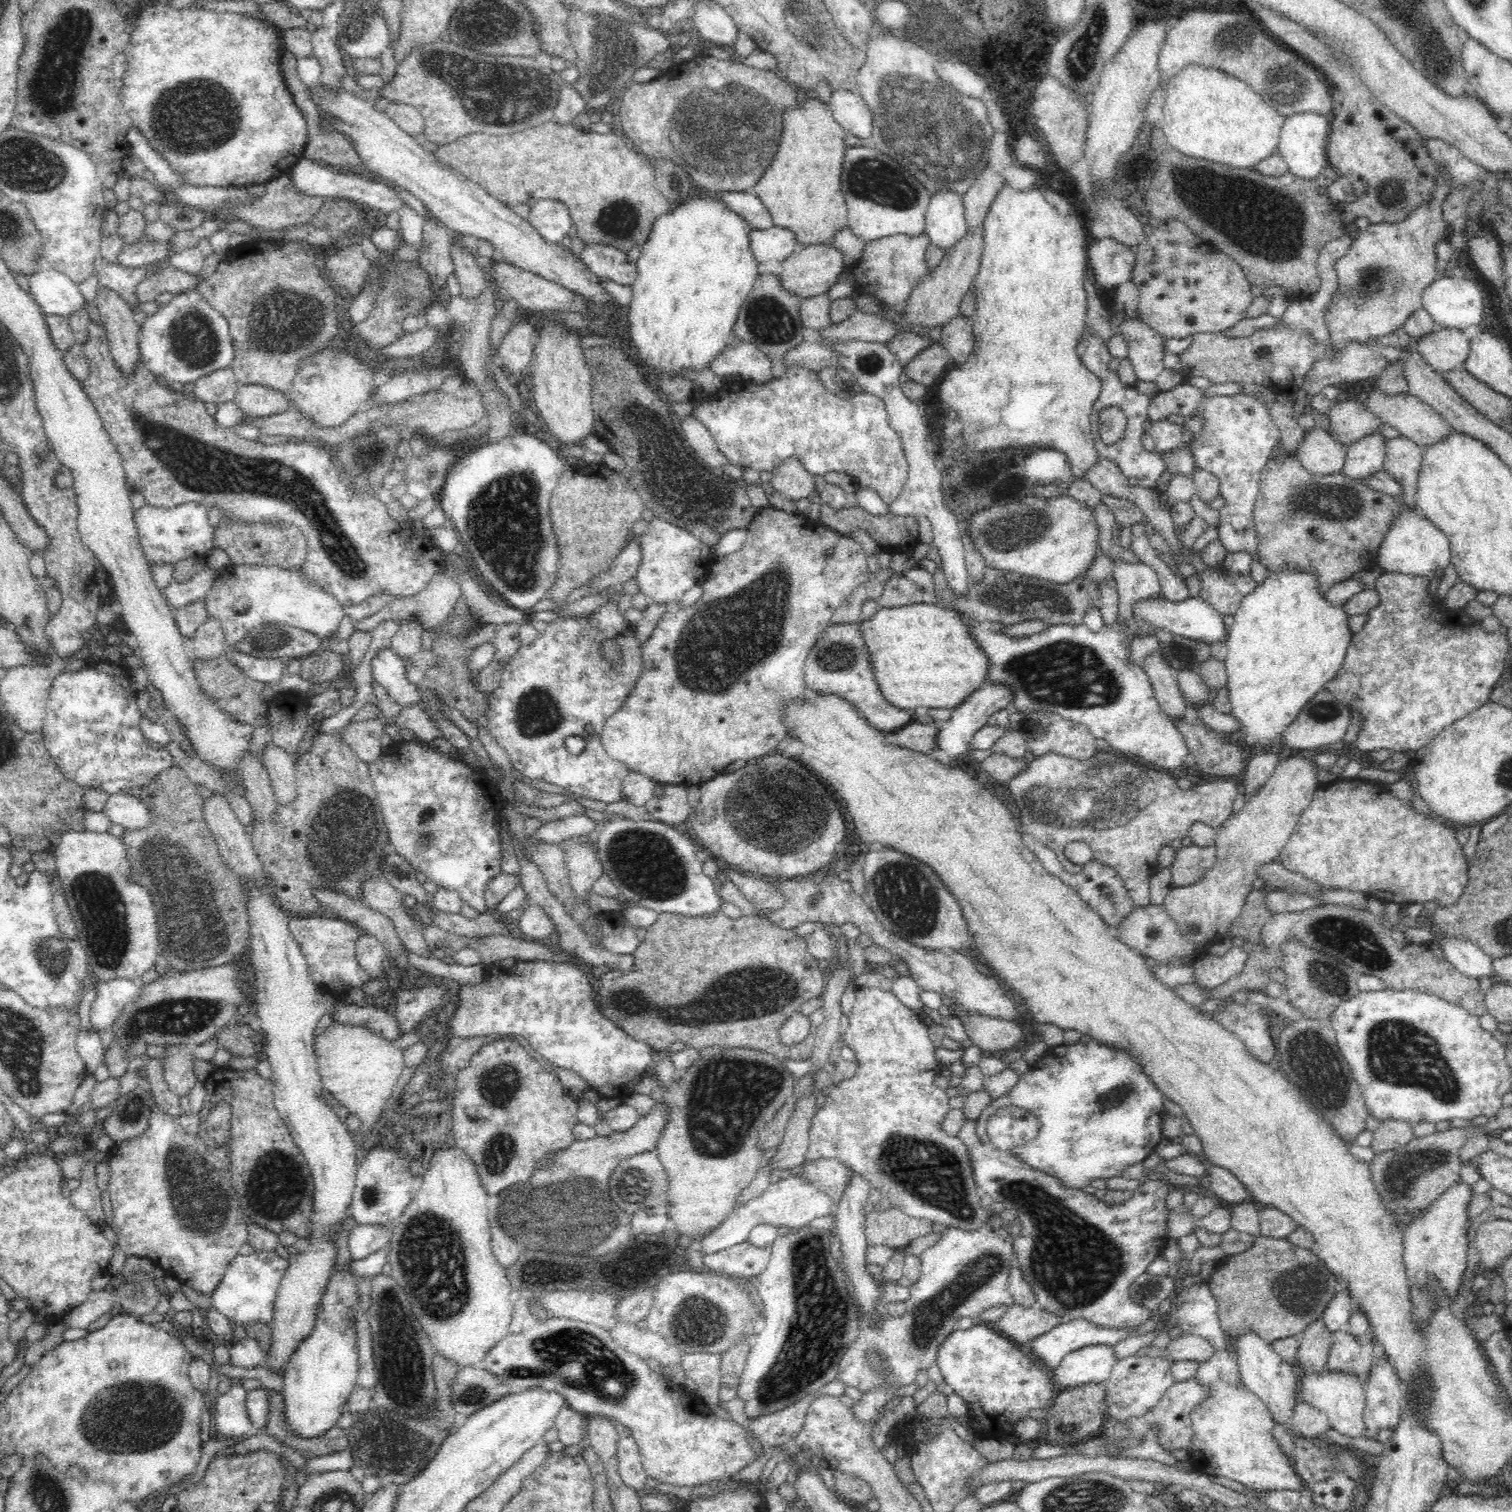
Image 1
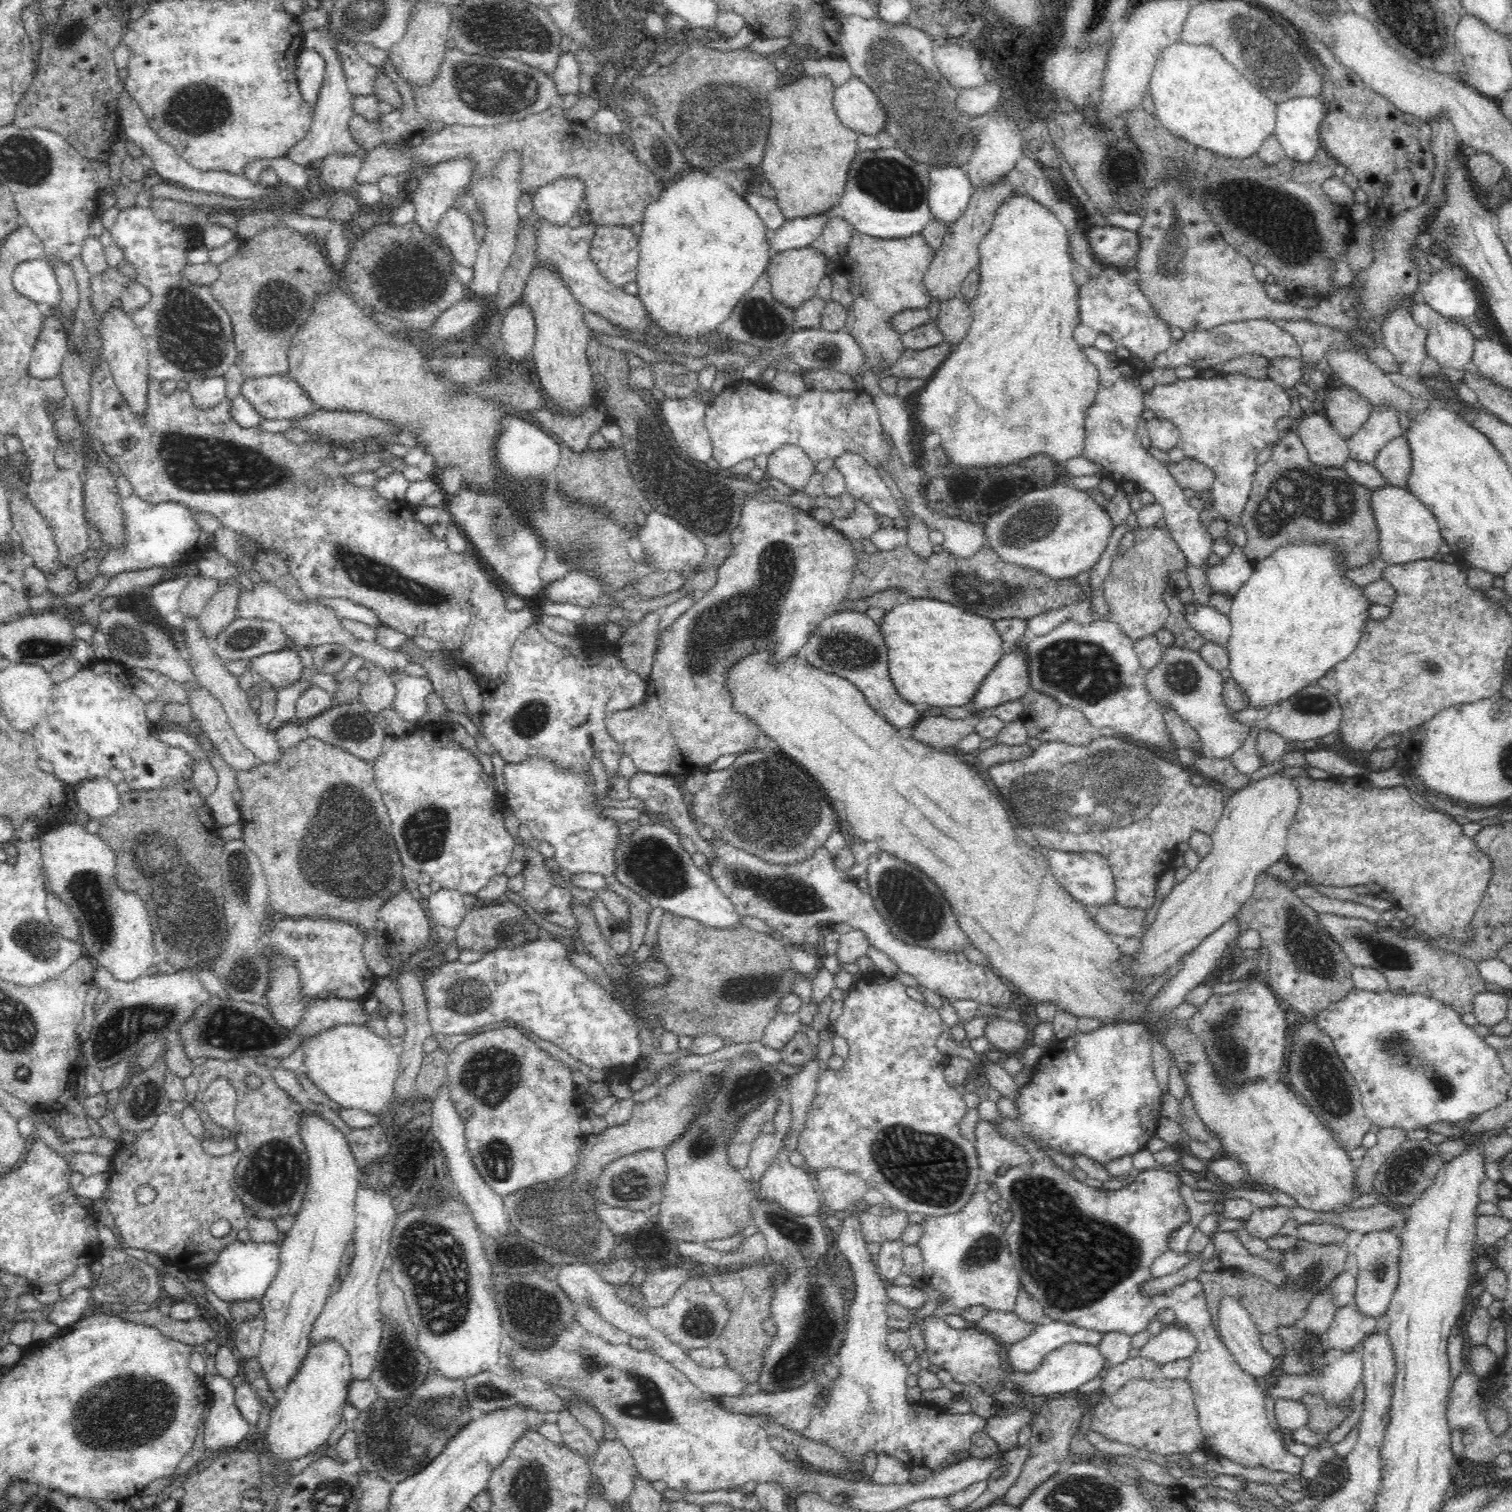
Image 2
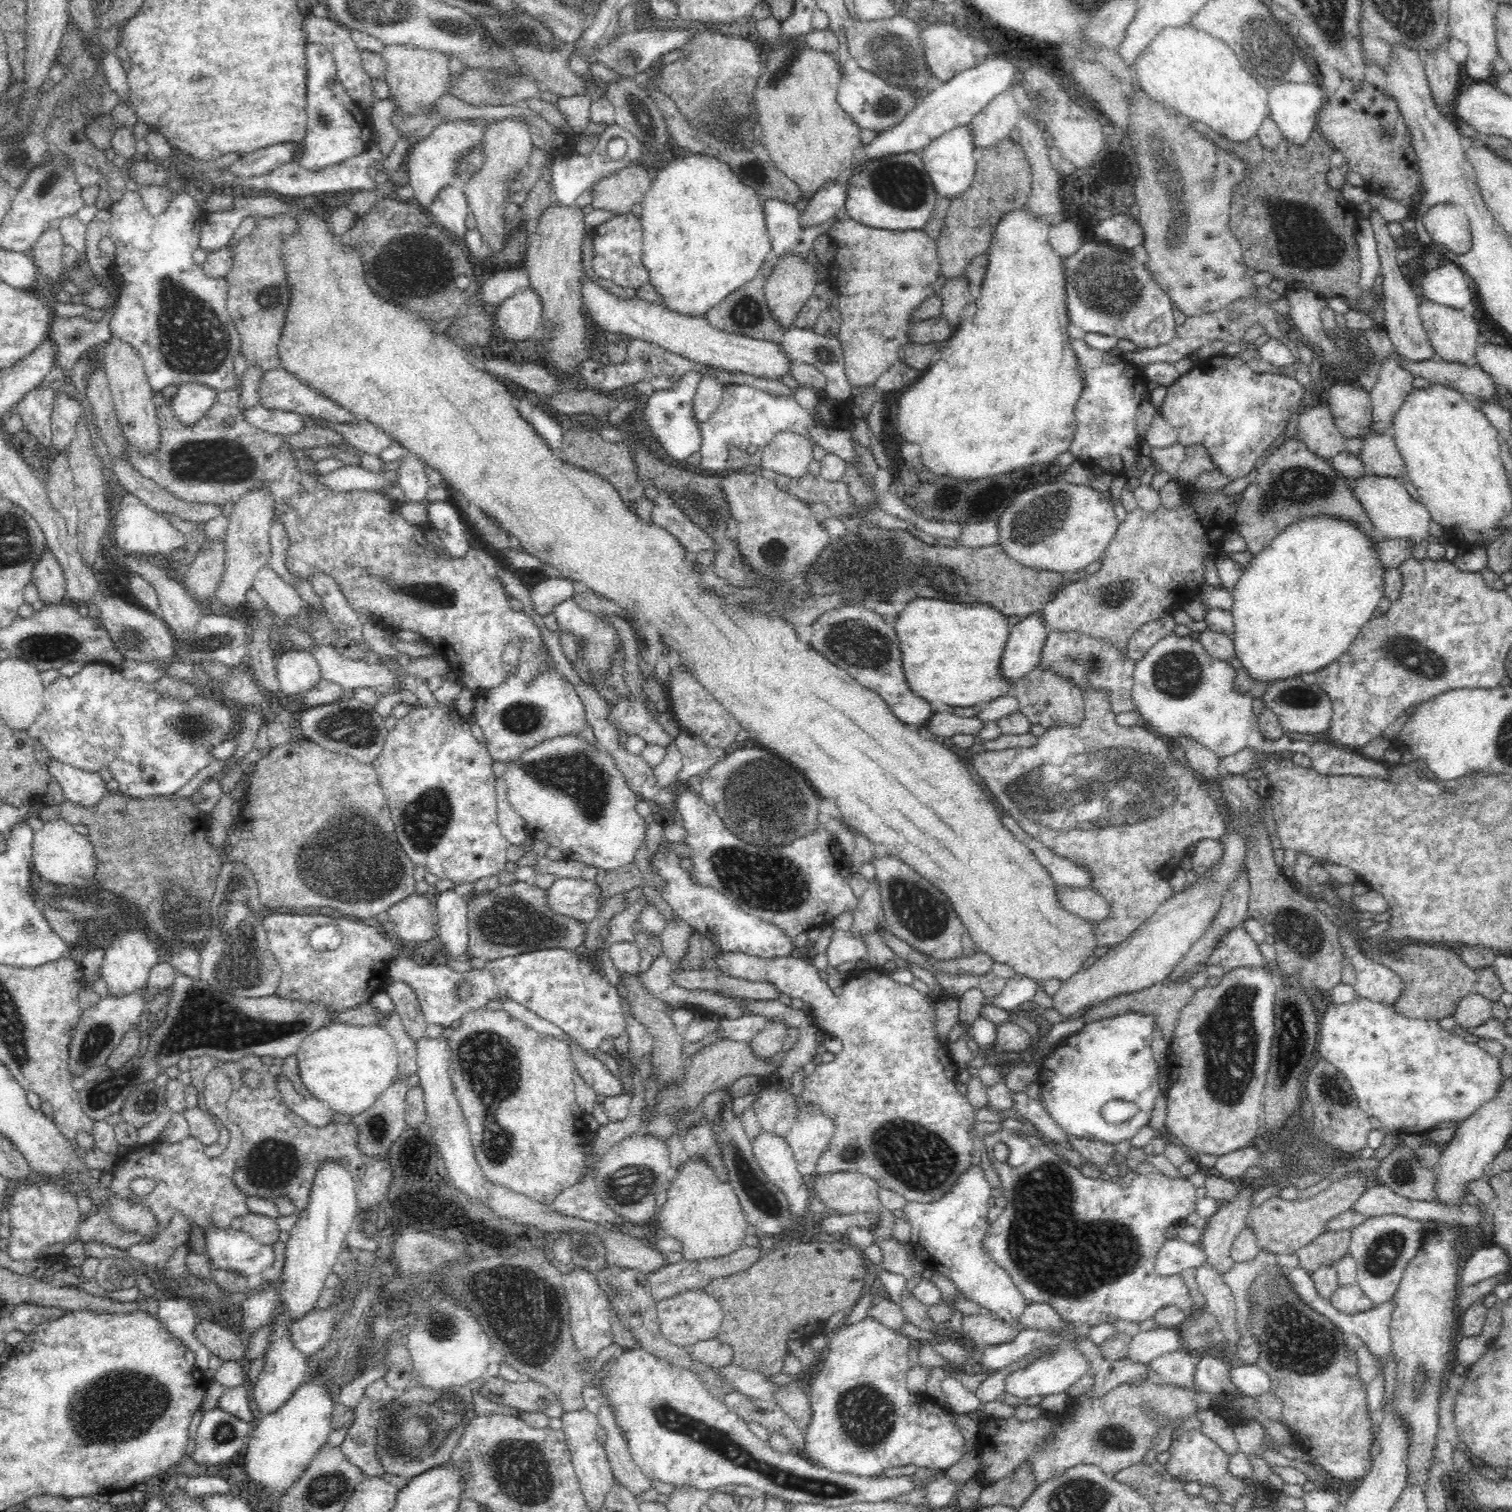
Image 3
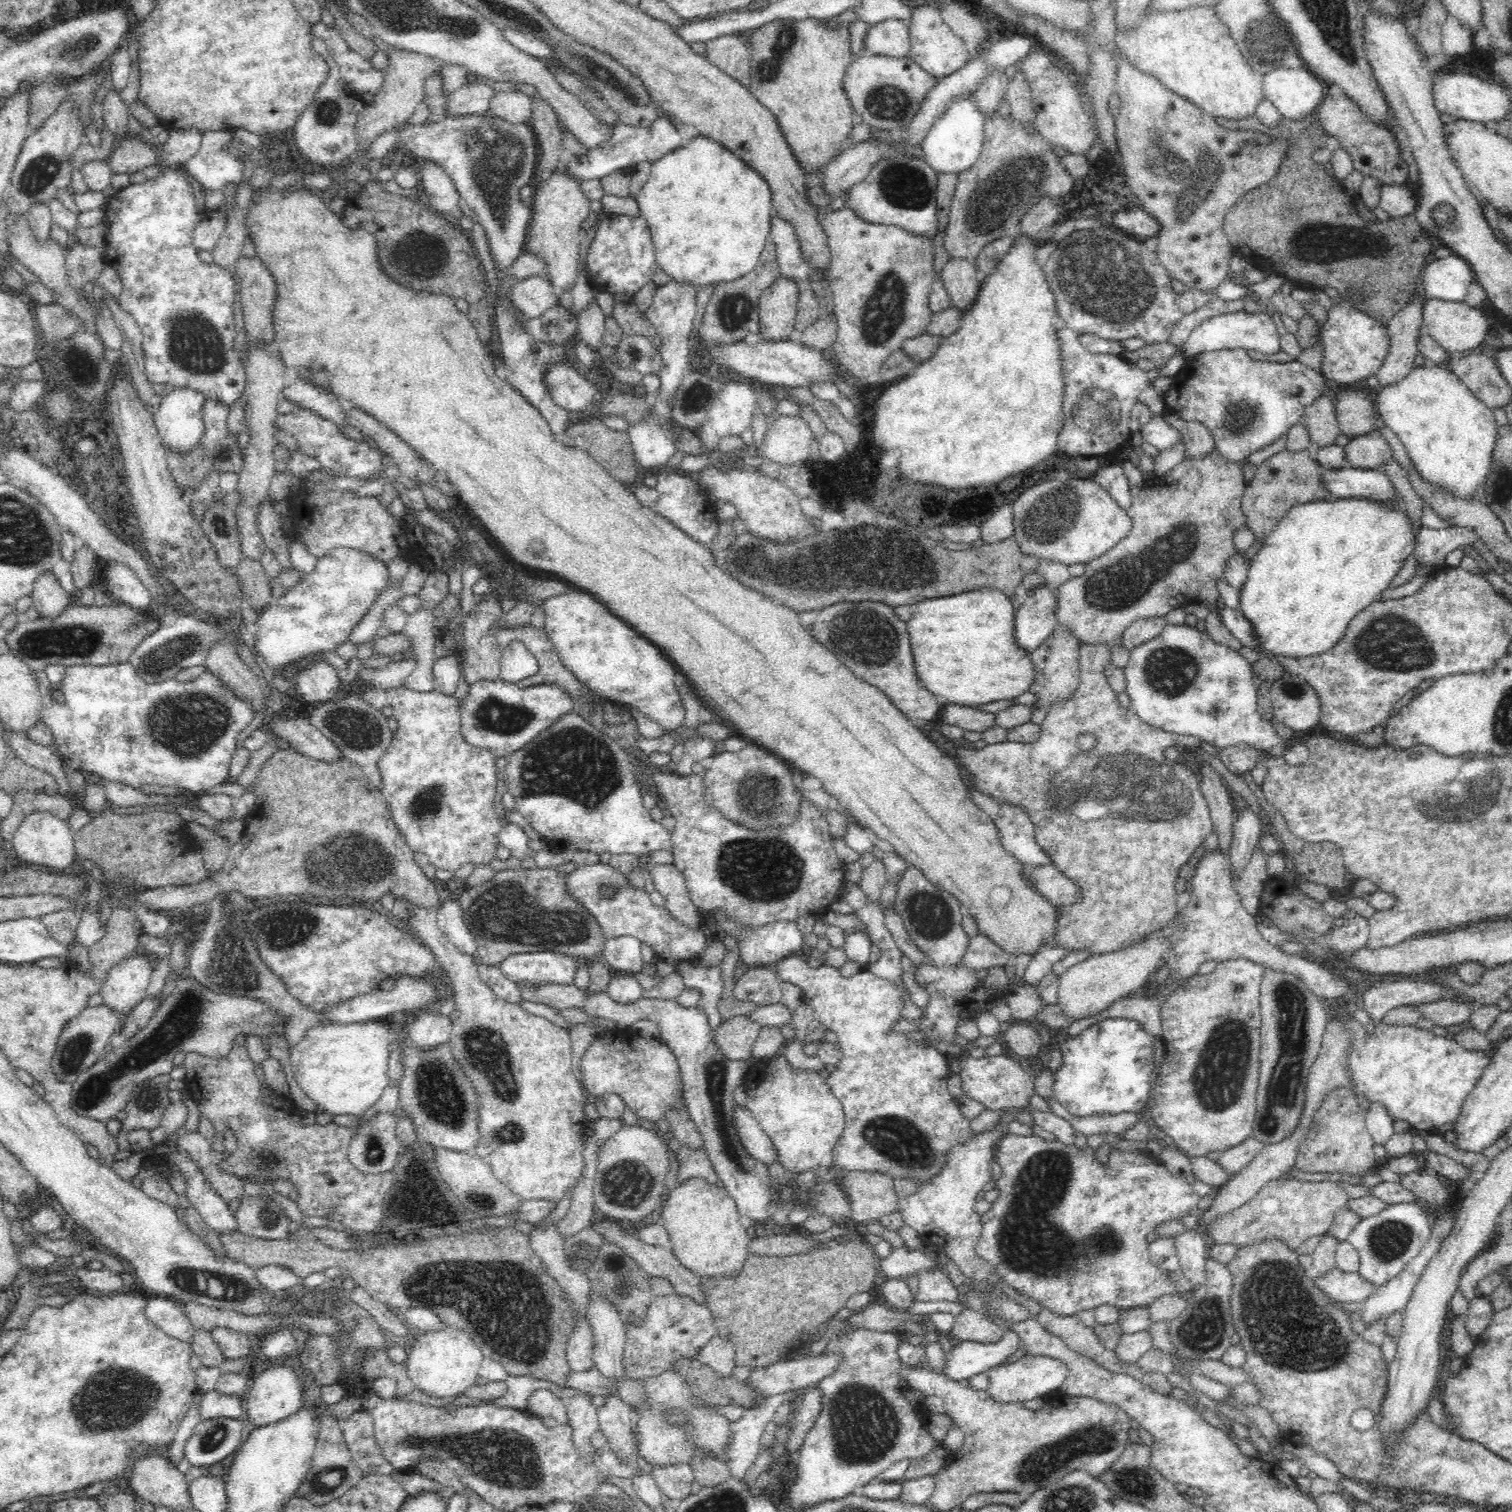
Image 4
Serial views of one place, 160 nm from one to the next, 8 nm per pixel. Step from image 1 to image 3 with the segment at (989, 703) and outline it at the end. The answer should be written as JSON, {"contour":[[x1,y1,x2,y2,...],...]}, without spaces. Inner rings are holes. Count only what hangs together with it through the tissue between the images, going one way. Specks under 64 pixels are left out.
{"contour":[[1040,610,1020,618,1020,621,1011,627,1006,650,1000,661,1001,676,1016,685,1018,680,1030,674,1030,670,1040,660,1042,647,1049,633]]}

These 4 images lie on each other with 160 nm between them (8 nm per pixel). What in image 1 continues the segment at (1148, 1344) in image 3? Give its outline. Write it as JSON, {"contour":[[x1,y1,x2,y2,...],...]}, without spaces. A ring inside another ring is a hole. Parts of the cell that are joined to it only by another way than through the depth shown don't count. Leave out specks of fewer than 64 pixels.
{"contour":[[1182,1334,1175,1340,1171,1340,1166,1350,1162,1351,1160,1357,1176,1361,1205,1362,1215,1358,1214,1346,1206,1341,1206,1338,1197,1335]]}

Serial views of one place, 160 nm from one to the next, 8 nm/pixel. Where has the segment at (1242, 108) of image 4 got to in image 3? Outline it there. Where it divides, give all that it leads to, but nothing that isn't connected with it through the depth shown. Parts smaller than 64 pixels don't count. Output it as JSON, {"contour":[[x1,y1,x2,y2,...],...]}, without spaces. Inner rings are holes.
{"contour":[[1188,26,1162,30,1136,58,1132,68,1136,70,1134,73,1140,87,1150,98,1189,120,1202,122,1205,129,1212,129,1230,142,1246,142,1257,136,1260,125,1270,113,1268,90,1262,88,1254,78,1250,78,1248,72,1242,70,1236,54,1232,54,1232,50,1224,42,1212,38,1210,34,1196,34,1196,30]]}

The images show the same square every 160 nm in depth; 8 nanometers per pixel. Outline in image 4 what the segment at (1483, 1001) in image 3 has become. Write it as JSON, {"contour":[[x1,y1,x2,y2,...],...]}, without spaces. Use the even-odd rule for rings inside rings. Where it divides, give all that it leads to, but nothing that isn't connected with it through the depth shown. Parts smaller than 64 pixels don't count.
{"contour":[[1459,1000,1416,1004,1416,1009,1420,1009,1422,1018,1428,1018,1428,1020,1432,1020,1433,1024,1443,1027,1469,1022,1470,1016,1474,1014,1472,1005,1468,1005,1468,1002,1459,1002]]}

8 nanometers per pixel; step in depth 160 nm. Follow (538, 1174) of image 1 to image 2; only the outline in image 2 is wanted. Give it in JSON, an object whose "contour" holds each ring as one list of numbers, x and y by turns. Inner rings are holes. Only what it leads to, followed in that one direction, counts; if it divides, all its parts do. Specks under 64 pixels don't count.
{"contour":[[695,1070,680,1075,669,1085,659,1089,658,1094,648,1101,635,1103,632,1118,620,1126,606,1127,601,1134,587,1135,579,1148,576,1176,582,1180,582,1188,592,1180,592,1188,596,1192,596,1180,602,1174,604,1166,608,1166,616,1158,634,1154,642,1150,664,1150,678,1141,678,1137,686,1132,693,1118,719,1089,719,1073,708,1074]]}

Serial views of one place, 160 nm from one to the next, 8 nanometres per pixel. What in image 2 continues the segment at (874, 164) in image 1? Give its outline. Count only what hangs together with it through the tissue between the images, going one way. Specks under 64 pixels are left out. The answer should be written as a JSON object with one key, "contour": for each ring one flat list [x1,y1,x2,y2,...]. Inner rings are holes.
{"contour":[[898,148,858,151,849,166,838,214,860,234,880,239,921,234,933,218,928,204,928,166,916,164]]}

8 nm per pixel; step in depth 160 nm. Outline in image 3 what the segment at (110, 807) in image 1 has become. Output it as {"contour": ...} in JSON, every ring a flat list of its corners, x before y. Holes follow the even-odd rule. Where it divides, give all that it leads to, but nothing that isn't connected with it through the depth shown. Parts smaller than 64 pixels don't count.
{"contour":[[50,758,46,772,53,783,60,785,66,800,82,806,96,806,108,794,106,782,99,772,83,772]]}

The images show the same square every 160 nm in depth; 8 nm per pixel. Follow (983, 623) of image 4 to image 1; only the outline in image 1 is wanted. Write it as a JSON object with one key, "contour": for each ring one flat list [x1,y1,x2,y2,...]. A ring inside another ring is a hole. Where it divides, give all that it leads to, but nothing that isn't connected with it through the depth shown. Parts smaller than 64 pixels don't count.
{"contour":[[908,604,896,608,879,608,867,621,862,621,862,636,869,652,878,690,900,710,925,708,956,709,986,680,988,657,970,634,964,614,942,604]]}

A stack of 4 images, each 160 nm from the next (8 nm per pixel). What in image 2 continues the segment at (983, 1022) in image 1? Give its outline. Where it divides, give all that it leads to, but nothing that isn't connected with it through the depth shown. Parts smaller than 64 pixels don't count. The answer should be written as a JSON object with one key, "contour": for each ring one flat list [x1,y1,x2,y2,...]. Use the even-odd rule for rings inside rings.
{"contour":[[999,1017,988,1022,984,1035,992,1048,996,1048,1004,1054,1009,1051,1017,1052,1018,1048,1022,1048,1026,1044,1026,1040,1030,1038,1030,1032,1024,1023]]}

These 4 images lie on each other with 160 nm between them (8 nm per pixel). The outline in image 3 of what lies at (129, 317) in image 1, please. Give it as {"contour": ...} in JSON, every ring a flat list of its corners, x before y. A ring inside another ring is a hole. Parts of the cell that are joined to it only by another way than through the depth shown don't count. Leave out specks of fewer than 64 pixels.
{"contour":[[111,336,104,346,104,357,101,361,111,387,114,410,124,438,142,455,155,453,161,439,160,427,157,407,152,401,155,392,150,387,142,357,138,356,130,343]]}

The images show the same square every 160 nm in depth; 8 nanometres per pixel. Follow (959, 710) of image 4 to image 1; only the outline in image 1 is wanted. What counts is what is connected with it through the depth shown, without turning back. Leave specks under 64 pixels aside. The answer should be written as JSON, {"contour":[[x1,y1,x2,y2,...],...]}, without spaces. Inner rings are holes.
{"contour":[[913,721,911,724,904,726,896,731,885,734,886,743,898,747,905,747,920,754,930,755,934,750,938,749,938,732,940,726,936,723,921,724]]}

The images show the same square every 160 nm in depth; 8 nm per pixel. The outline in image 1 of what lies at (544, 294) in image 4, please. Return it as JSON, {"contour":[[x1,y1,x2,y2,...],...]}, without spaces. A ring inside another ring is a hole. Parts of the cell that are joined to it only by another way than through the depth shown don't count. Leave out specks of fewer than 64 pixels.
{"contour":[[526,320,514,322,498,348,497,362,504,370,508,369,510,373,524,373,528,370,528,364,533,361,537,332,538,329]]}

